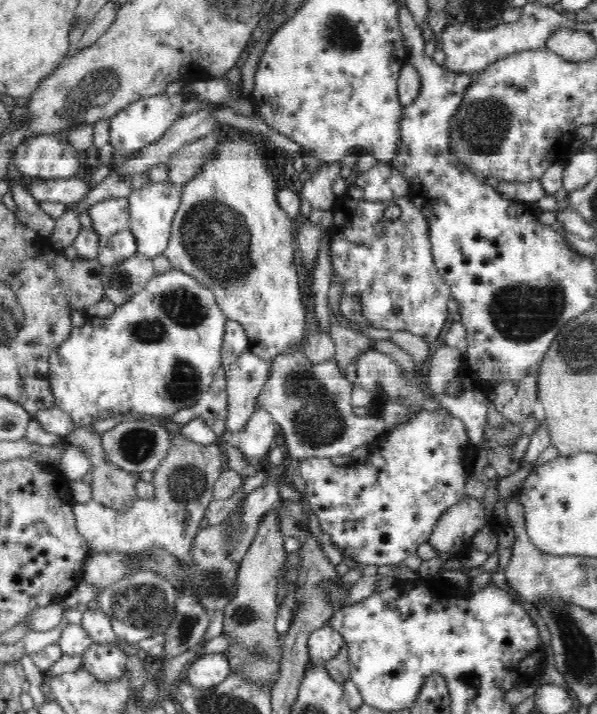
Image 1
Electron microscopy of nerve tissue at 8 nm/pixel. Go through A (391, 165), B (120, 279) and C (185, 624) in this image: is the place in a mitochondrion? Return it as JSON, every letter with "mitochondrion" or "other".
{"A":"other","B":"mitochondrion","C":"mitochondrion"}

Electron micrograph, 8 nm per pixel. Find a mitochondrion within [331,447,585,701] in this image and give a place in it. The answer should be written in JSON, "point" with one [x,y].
{"point":[469,677]}

